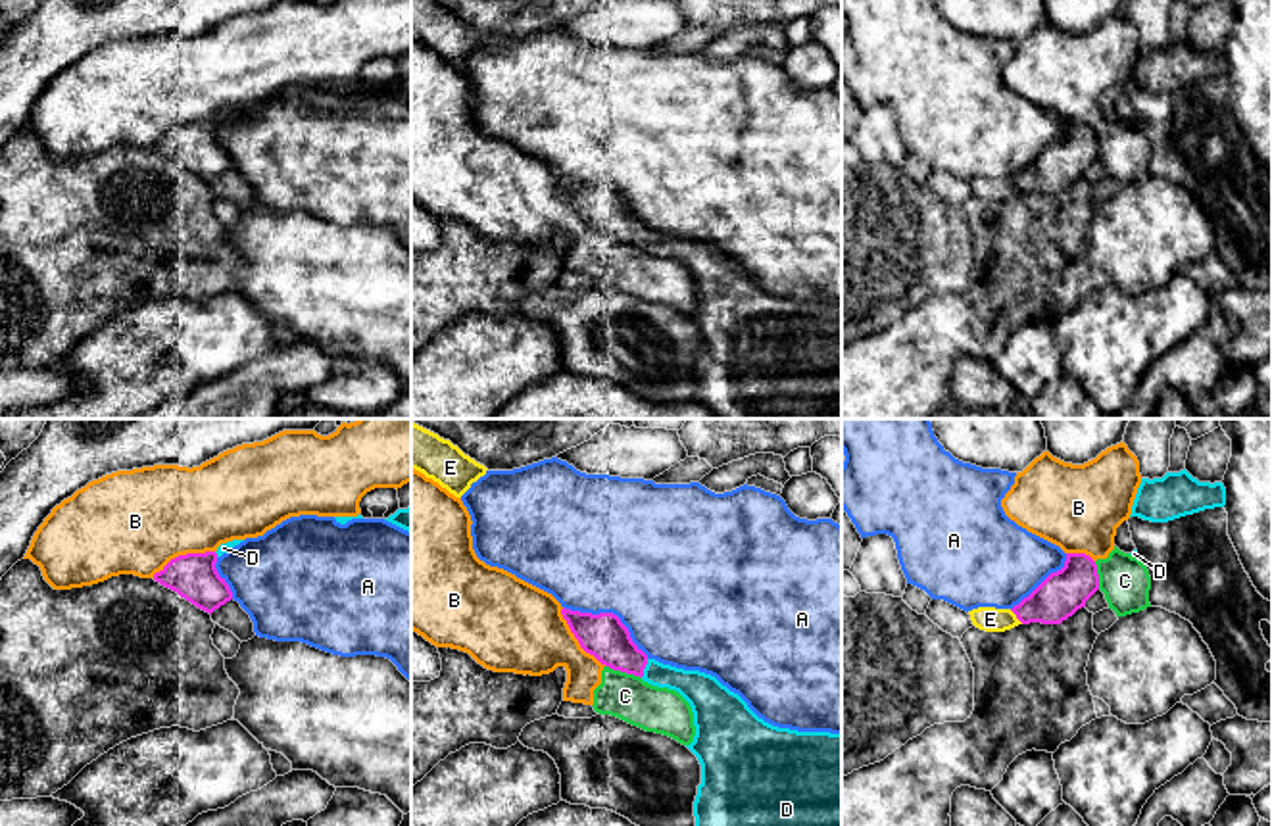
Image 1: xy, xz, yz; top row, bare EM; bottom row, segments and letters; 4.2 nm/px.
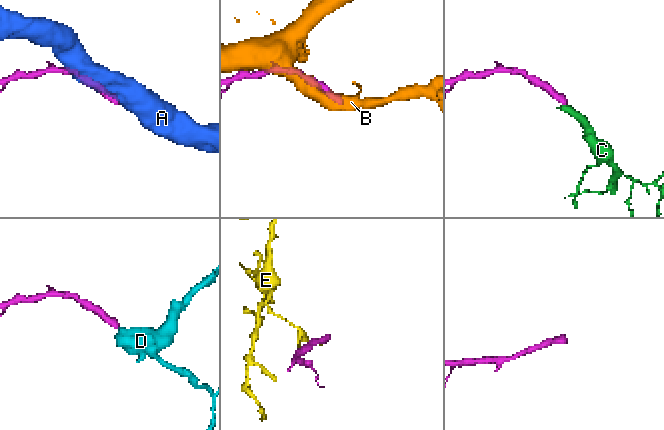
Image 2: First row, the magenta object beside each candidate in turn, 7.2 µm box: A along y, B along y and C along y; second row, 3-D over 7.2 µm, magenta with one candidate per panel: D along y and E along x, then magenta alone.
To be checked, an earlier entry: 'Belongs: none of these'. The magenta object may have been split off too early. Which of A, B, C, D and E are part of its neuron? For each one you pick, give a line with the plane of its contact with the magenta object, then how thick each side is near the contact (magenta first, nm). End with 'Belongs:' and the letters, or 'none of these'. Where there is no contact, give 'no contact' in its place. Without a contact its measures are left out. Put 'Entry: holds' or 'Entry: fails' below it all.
D: xz | 190/140 nm
Belongs: D
Entry: fails

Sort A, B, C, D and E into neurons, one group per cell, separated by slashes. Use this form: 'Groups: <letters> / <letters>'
Groups: A / B C / D / E

